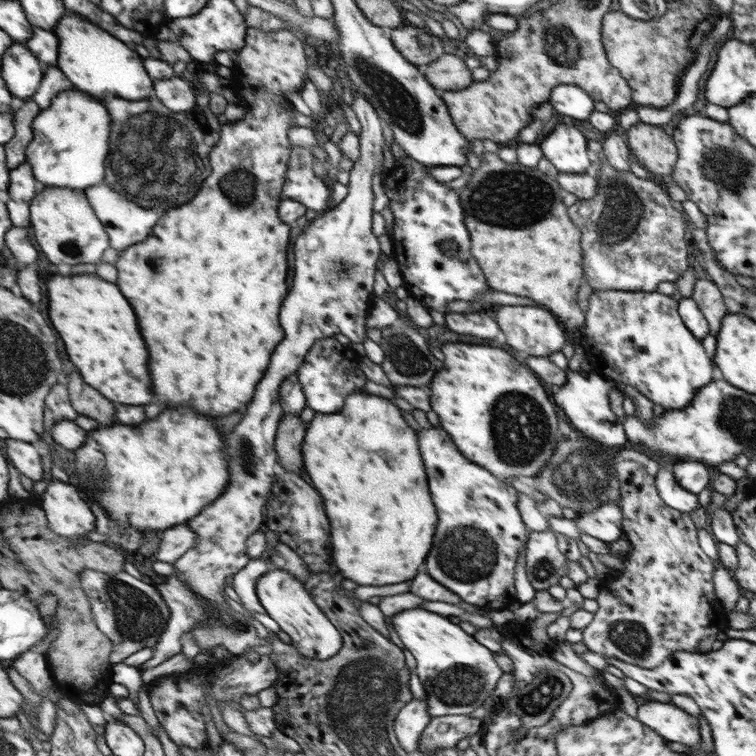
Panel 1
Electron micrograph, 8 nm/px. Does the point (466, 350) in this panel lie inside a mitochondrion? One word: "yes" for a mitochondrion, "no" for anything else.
no

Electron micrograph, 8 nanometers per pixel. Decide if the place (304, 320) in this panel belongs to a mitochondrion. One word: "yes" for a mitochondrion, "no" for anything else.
yes

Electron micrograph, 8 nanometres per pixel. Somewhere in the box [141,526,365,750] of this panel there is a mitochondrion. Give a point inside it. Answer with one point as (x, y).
(230, 625)

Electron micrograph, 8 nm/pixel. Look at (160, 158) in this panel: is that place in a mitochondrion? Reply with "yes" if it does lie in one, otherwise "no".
yes

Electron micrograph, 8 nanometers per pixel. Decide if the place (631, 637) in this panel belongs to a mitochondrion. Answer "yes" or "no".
yes

